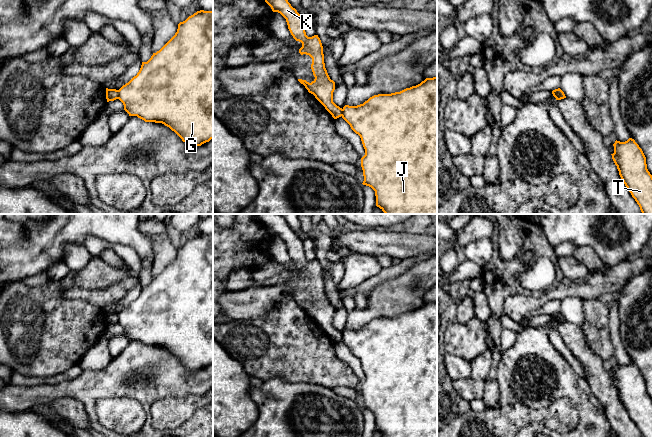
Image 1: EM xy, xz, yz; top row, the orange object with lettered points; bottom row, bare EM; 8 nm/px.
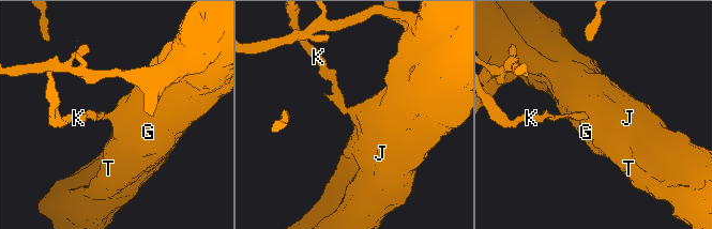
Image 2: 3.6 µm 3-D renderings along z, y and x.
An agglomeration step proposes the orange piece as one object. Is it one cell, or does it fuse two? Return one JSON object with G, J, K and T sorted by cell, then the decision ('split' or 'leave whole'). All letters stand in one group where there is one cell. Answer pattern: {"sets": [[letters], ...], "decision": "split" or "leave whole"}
{"sets": [["G", "J", "T"], ["K"]], "decision": "split"}

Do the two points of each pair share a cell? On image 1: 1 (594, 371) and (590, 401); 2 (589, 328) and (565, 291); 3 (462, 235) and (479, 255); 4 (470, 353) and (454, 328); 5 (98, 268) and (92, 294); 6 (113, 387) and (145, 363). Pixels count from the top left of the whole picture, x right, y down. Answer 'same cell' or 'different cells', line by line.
1: different cells
2: different cells
3: different cells
4: same cell
5: different cells
6: same cell

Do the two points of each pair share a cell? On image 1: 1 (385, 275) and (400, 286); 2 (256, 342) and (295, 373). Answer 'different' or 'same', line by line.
1: different
2: same

